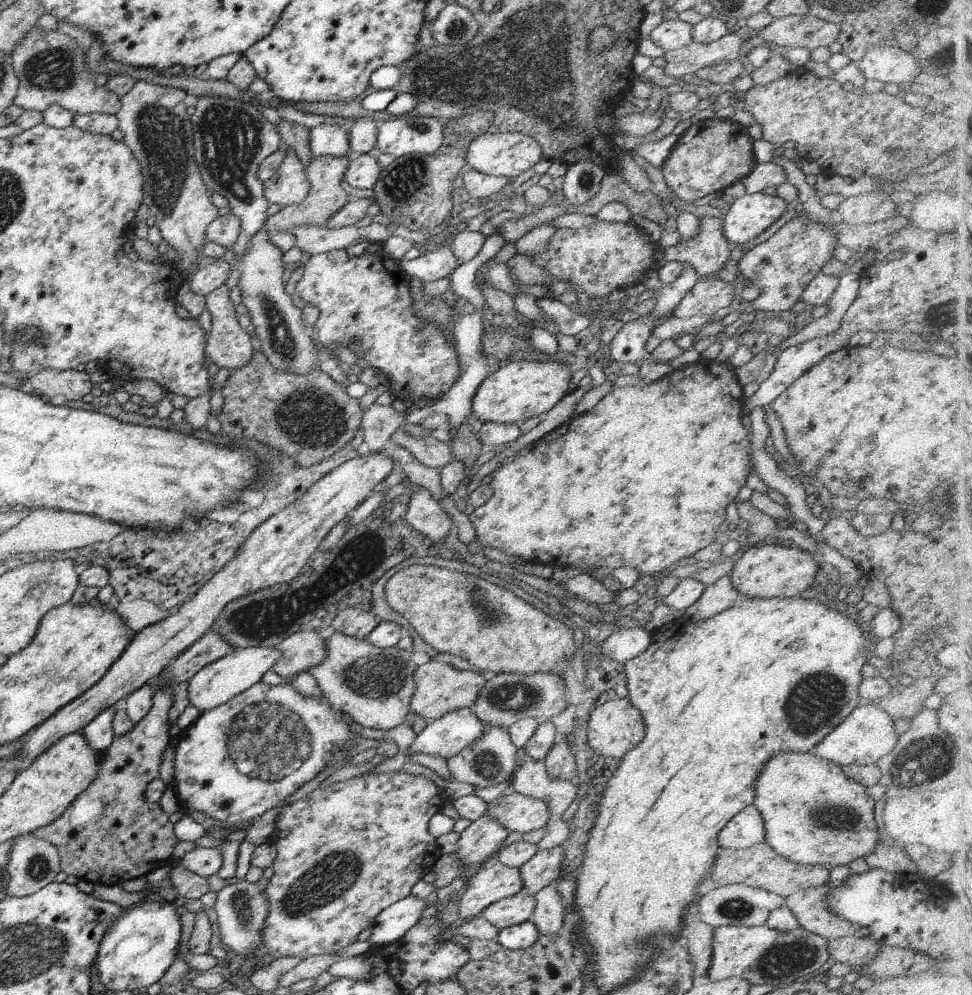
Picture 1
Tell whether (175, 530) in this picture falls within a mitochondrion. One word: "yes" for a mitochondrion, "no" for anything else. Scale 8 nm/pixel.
no

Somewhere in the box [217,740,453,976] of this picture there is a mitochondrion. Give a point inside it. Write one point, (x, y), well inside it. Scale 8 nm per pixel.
(303, 897)

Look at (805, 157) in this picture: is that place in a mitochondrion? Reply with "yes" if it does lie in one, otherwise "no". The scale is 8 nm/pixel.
no

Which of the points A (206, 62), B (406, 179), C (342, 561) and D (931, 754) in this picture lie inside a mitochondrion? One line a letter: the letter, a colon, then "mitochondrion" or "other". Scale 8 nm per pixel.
A: other
B: mitochondrion
C: mitochondrion
D: mitochondrion

